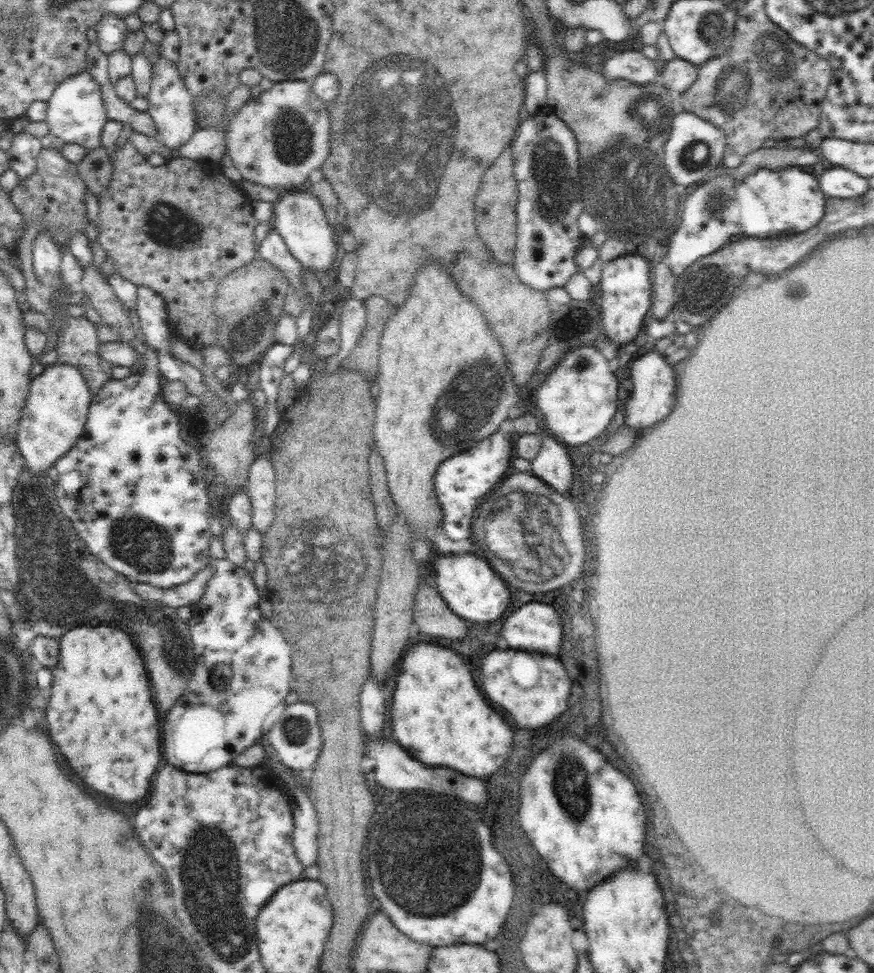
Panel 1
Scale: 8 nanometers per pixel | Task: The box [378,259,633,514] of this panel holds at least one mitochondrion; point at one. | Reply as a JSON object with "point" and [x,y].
{"point":[474,401]}

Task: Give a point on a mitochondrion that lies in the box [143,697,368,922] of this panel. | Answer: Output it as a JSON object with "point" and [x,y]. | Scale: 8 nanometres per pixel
{"point":[297,730]}

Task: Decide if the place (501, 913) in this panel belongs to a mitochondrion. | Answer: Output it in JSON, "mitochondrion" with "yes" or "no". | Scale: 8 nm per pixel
{"mitochondrion":"yes"}

